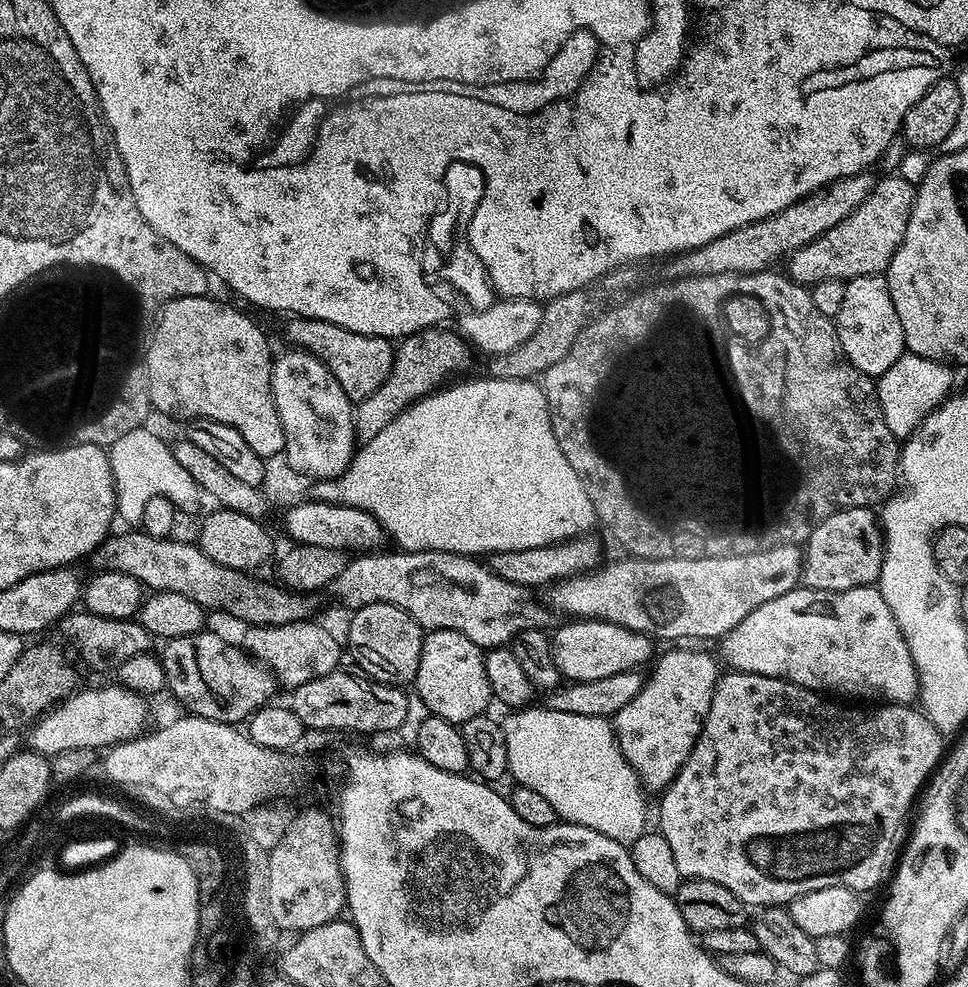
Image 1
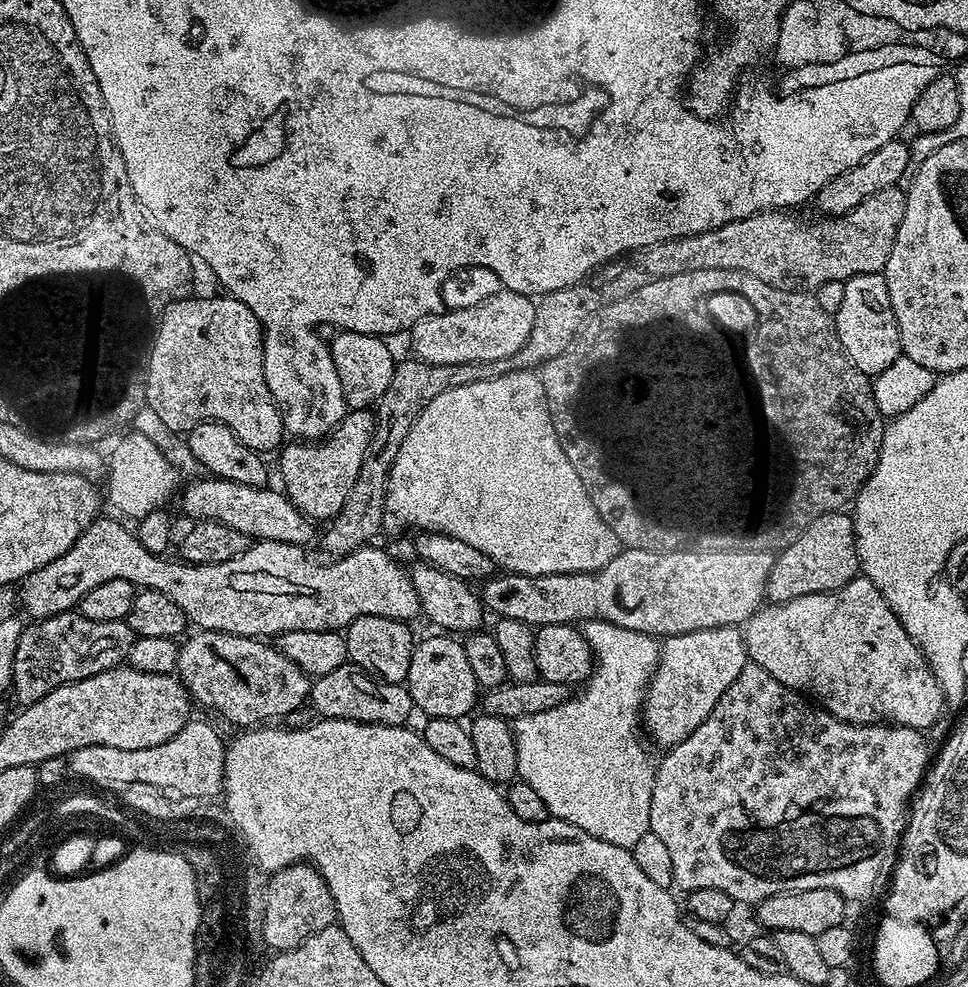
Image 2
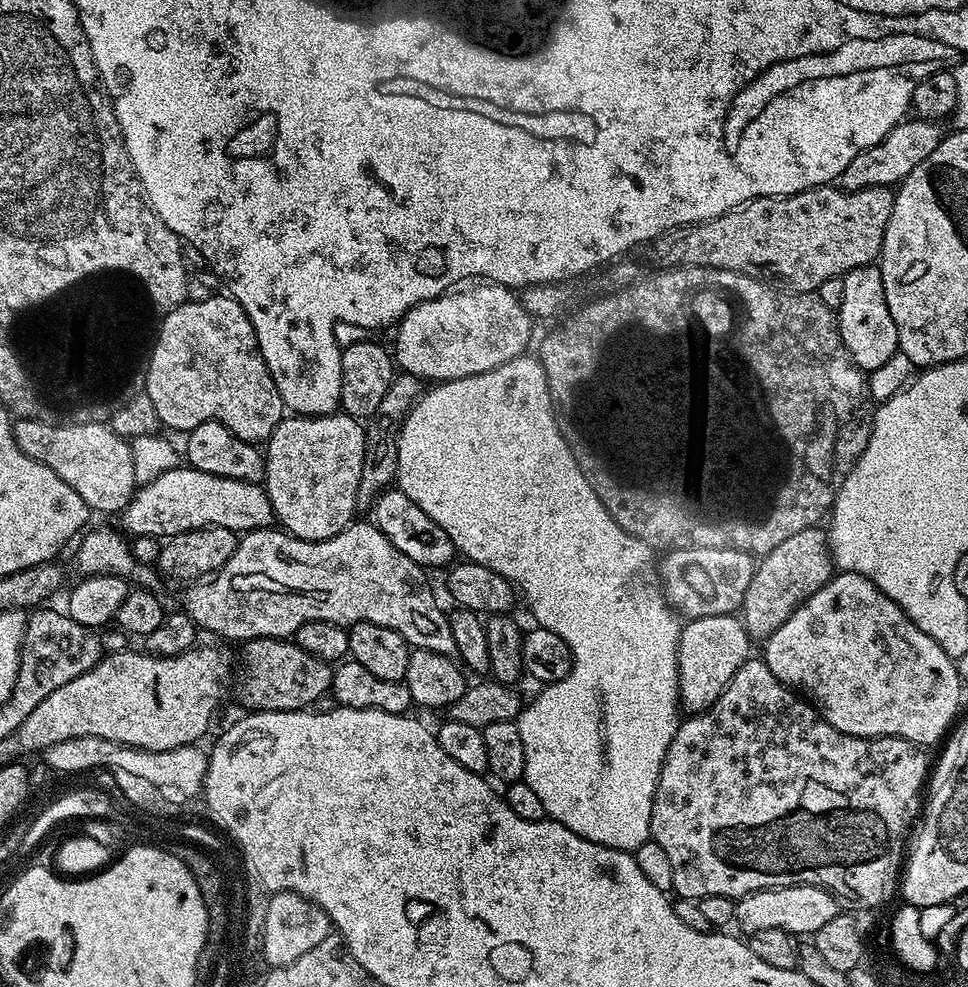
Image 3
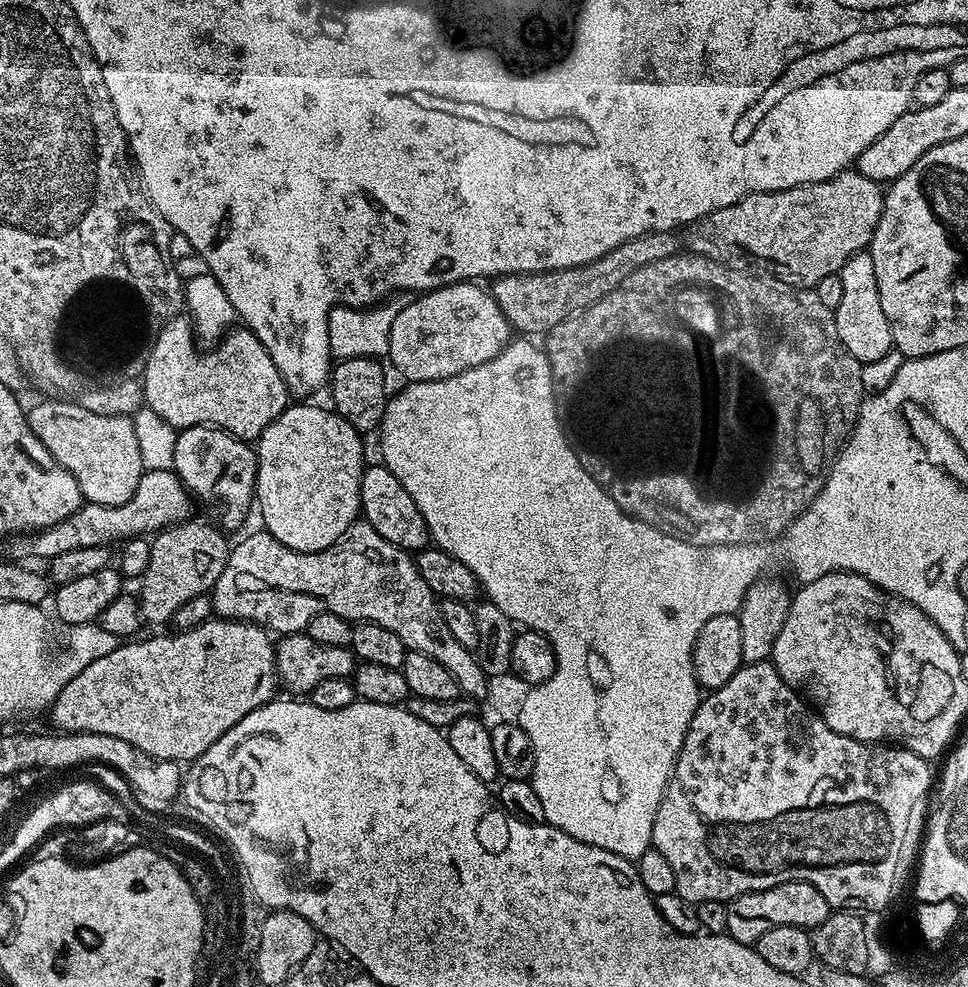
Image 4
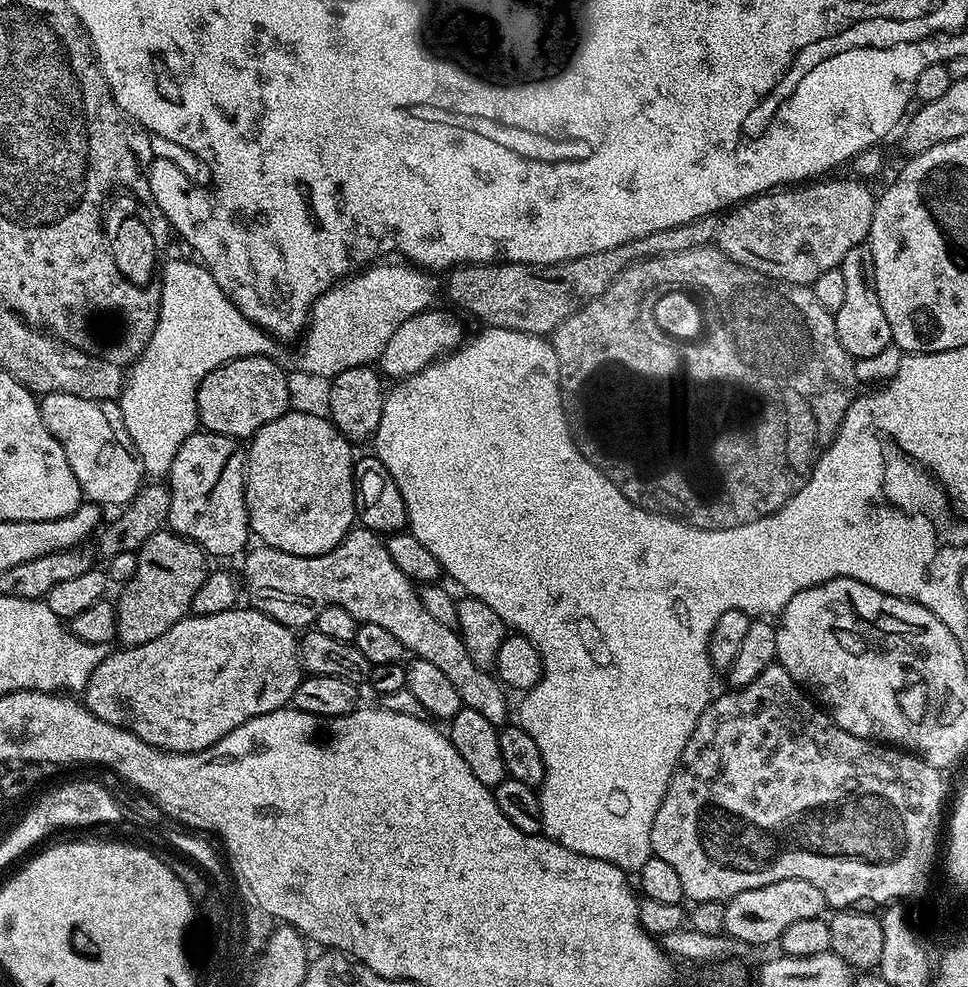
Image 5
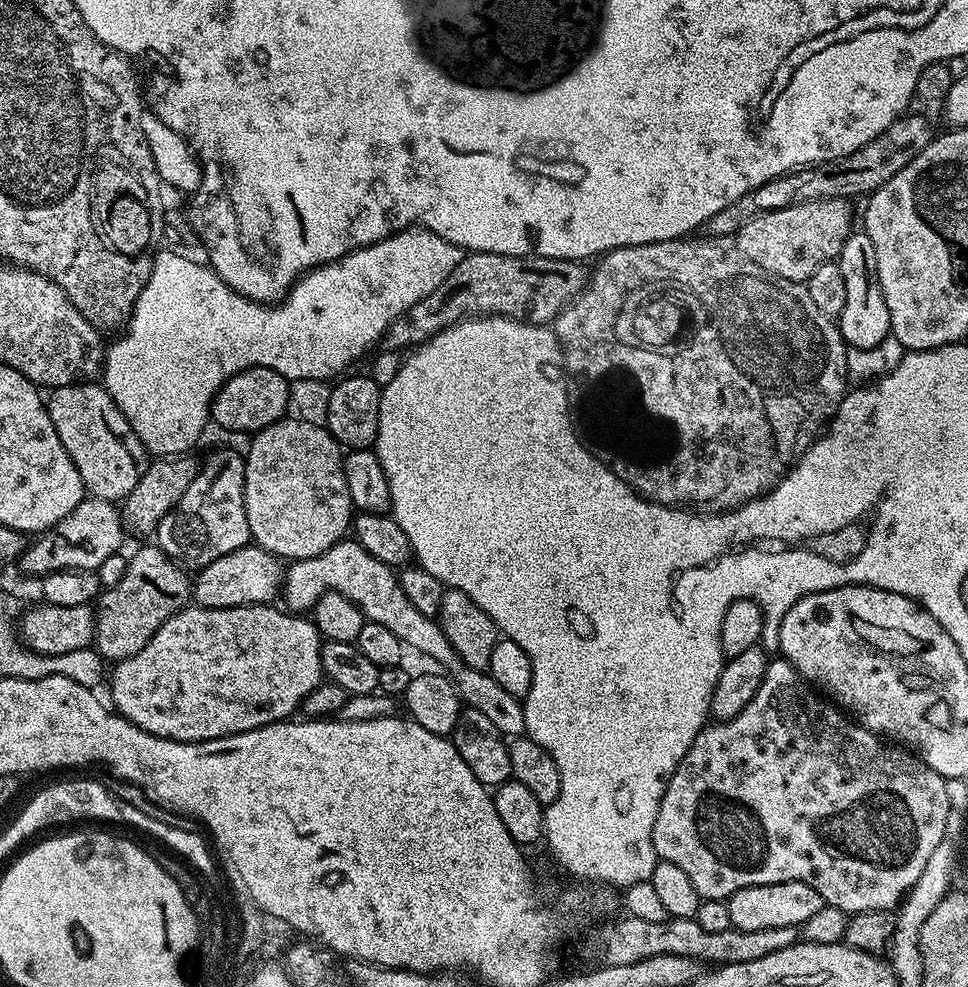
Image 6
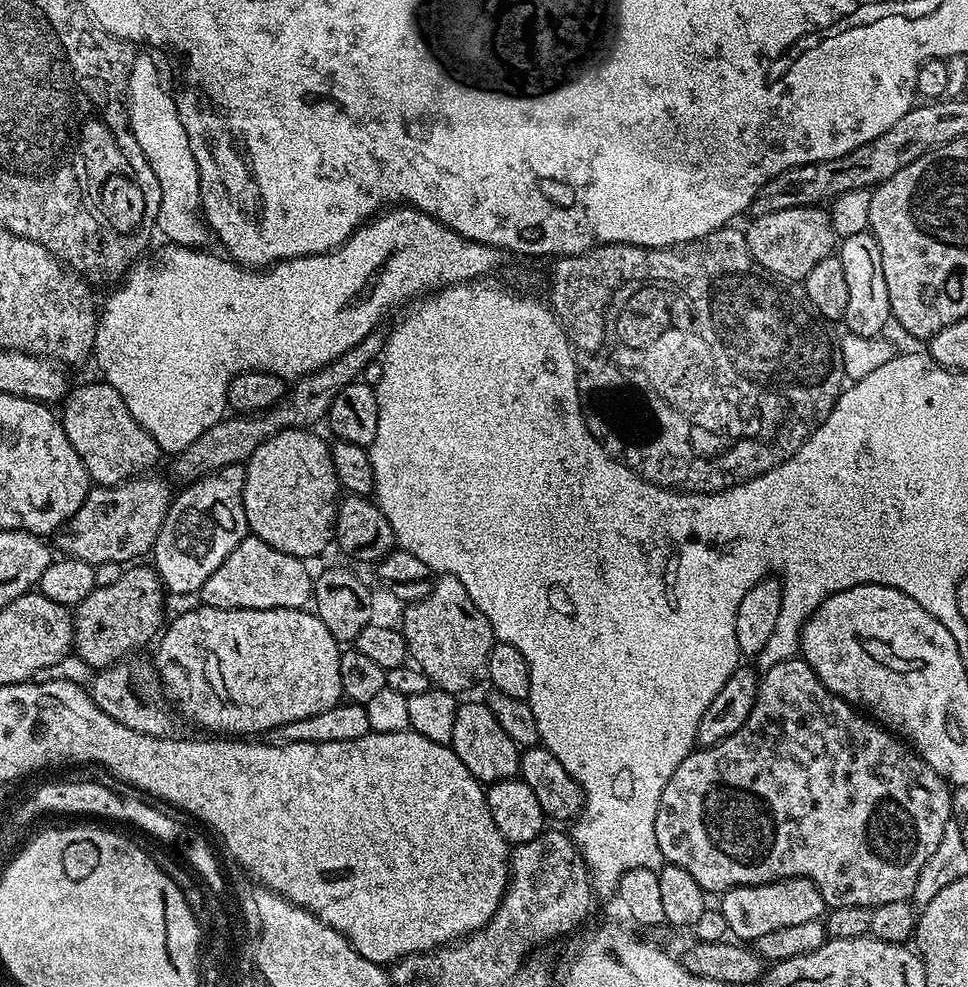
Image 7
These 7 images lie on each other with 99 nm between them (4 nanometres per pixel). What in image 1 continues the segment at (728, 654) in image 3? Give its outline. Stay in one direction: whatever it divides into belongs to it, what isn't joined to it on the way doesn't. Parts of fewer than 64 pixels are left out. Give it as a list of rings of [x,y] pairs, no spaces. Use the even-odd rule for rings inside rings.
[[[672,646],[668,653],[657,659],[656,673],[649,675],[644,688],[614,718],[616,744],[637,779],[649,793],[663,793],[690,758],[698,734],[710,710],[716,681],[722,668],[708,652],[699,652],[696,646]]]

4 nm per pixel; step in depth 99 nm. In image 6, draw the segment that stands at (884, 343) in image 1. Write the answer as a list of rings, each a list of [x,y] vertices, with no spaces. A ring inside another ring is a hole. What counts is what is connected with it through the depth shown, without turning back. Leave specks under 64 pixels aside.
[[[862,230],[853,231],[846,238],[838,257],[842,270],[842,278],[846,278],[846,306],[842,306],[842,314],[838,317],[840,333],[849,348],[869,348],[878,346],[892,331],[890,326],[890,310],[886,310],[886,298],[882,294],[882,286],[878,282],[878,258],[874,258],[874,242]]]

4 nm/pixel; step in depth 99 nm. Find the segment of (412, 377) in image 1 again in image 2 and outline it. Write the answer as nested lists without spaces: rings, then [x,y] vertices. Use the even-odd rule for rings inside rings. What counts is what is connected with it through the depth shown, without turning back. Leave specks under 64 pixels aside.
[[[349,410],[339,426],[319,443],[285,443],[279,453],[280,476],[284,479],[283,491],[292,505],[313,521],[331,521],[338,510],[342,510],[342,502],[346,502],[350,490],[354,490],[358,470],[362,470],[362,462],[366,458],[366,446],[370,446],[370,438],[374,438],[375,425],[376,417],[371,411]]]

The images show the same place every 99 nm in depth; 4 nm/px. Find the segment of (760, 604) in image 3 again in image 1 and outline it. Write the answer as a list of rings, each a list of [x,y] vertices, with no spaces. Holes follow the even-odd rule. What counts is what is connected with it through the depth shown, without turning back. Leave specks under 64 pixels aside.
[[[842,508],[808,536],[802,548],[802,584],[823,592],[845,592],[875,585],[884,561],[884,534],[872,508]]]

